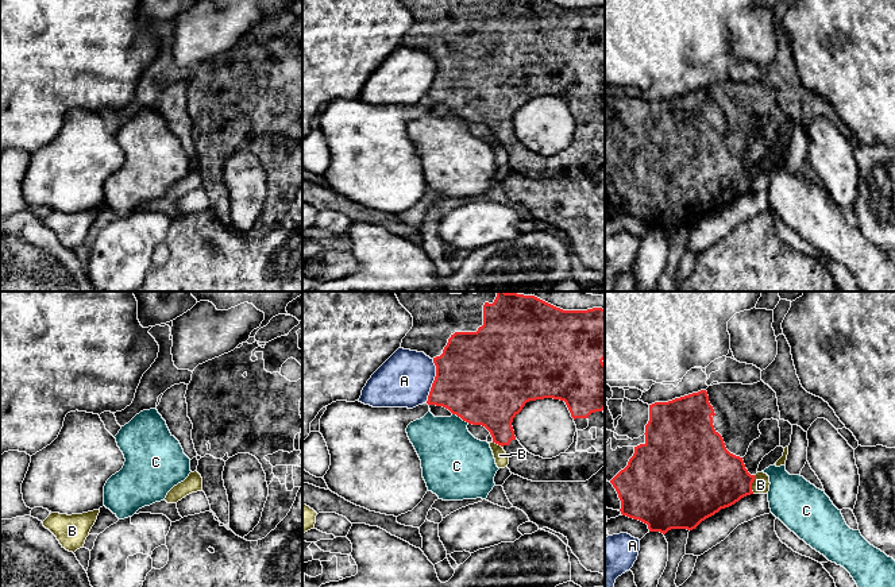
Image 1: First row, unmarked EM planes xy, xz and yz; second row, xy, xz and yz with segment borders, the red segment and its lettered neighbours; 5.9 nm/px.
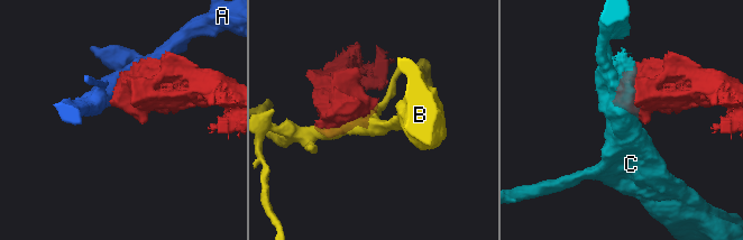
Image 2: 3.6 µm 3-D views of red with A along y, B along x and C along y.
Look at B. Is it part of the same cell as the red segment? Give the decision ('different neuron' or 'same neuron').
different neuron

